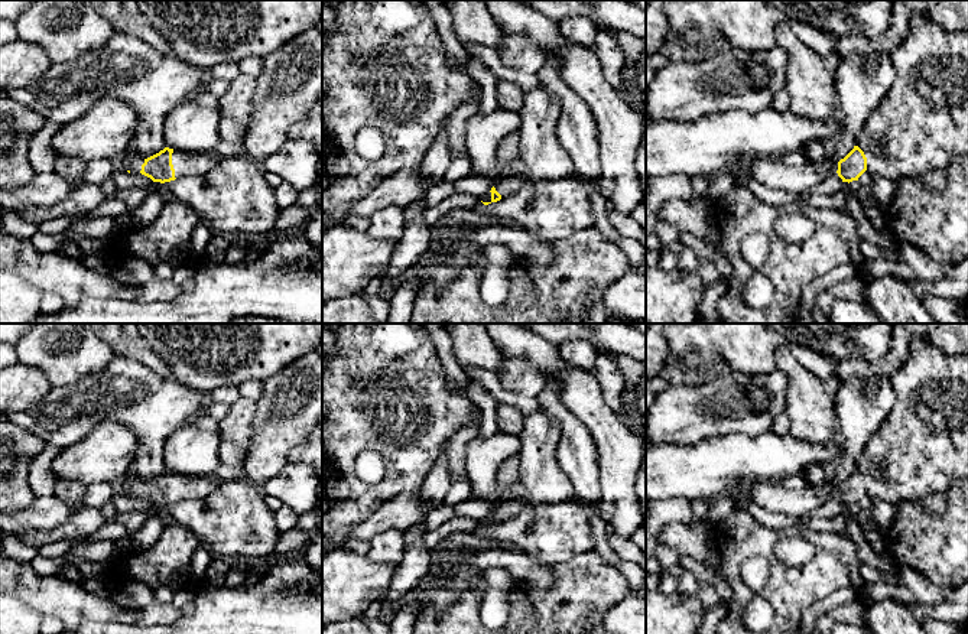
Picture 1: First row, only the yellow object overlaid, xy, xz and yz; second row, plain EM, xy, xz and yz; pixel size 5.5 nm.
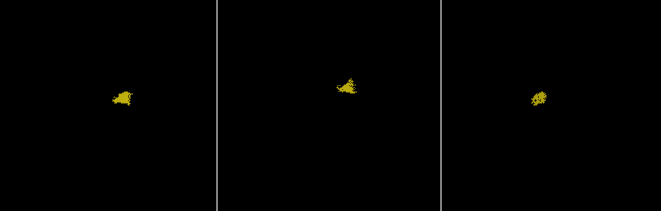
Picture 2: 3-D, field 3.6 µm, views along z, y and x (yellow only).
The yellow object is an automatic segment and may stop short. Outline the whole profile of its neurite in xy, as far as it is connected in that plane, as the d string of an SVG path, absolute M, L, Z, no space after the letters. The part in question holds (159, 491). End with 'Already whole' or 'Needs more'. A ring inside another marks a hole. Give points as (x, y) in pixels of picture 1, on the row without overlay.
M134 469L117 484L123 495L142 497L153 505L170 505L183 500L201 500L217 490L222 481L217 475L189 477L165 471L159 477L143 482Z. Needs more

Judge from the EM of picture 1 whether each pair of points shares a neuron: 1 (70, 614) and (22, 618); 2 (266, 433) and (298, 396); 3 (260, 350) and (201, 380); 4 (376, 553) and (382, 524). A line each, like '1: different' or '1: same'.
1: different
2: same
3: same
4: different

